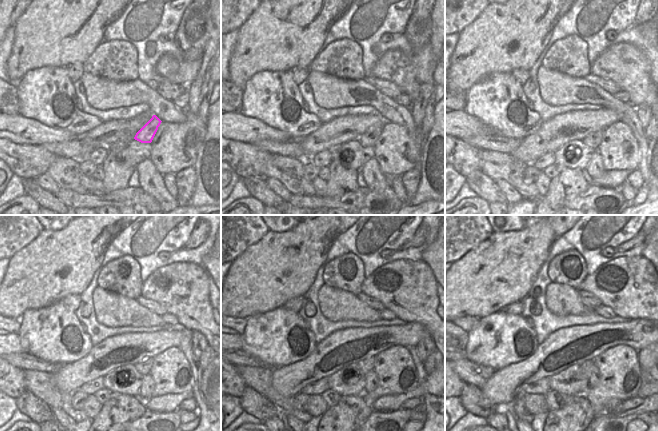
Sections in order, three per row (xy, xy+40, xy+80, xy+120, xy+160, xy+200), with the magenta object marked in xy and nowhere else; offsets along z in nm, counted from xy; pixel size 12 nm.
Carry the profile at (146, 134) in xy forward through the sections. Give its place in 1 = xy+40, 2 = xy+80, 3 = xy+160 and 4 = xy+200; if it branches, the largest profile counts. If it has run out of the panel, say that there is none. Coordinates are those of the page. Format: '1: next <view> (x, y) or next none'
1: next xy+40 (368, 139)
2: next xy+80 (593, 140)
3: next xy+160 (365, 366)
4: next xy+200 (585, 365)

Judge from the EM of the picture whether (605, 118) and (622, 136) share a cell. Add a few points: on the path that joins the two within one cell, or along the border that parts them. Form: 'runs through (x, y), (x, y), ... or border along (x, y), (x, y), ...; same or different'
border along (620, 120), (612, 123), (604, 130); different

